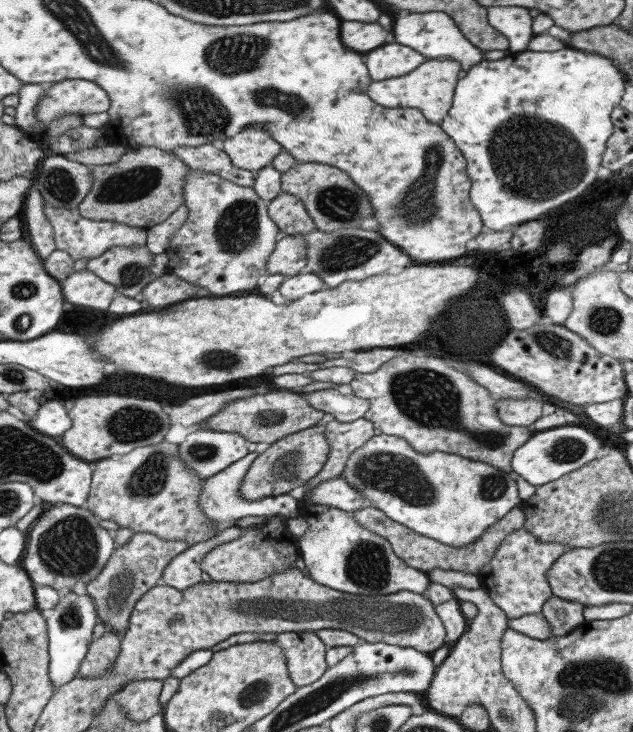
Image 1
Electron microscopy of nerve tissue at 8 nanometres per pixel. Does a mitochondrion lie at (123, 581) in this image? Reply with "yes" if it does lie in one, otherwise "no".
yes

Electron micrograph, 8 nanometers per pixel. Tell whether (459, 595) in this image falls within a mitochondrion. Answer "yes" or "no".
no

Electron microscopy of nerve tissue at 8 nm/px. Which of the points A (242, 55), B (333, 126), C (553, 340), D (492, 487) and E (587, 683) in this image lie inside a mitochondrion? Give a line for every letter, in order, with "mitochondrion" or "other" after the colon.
A: mitochondrion
B: other
C: mitochondrion
D: mitochondrion
E: mitochondrion

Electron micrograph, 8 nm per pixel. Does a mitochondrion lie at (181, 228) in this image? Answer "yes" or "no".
no

